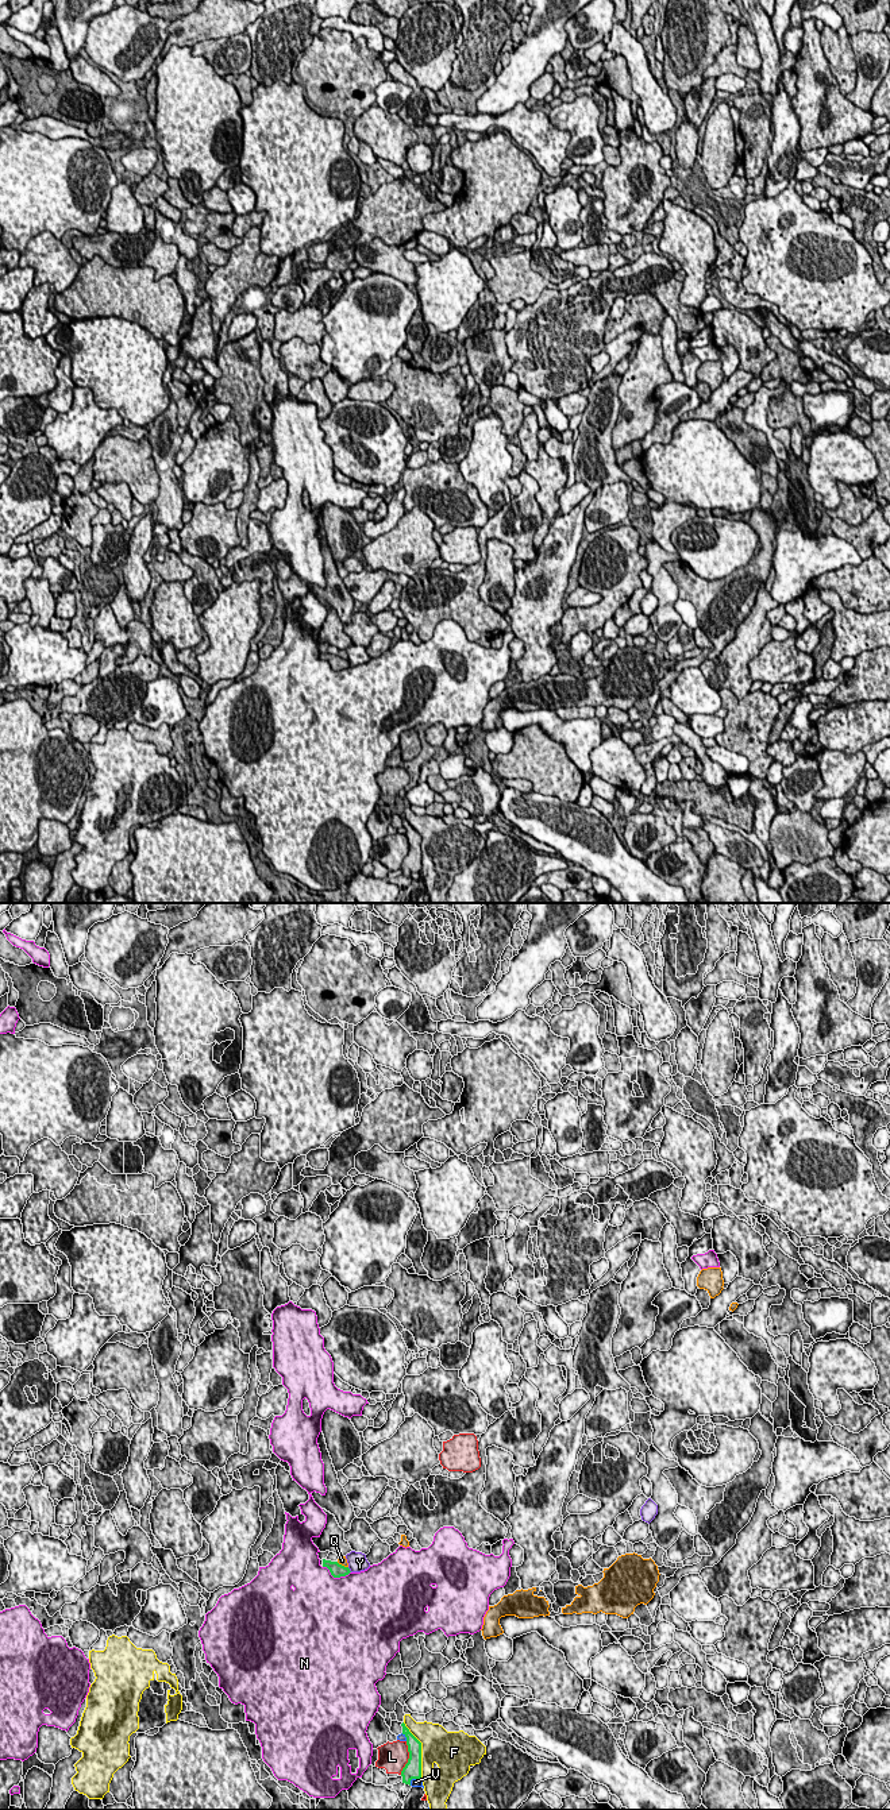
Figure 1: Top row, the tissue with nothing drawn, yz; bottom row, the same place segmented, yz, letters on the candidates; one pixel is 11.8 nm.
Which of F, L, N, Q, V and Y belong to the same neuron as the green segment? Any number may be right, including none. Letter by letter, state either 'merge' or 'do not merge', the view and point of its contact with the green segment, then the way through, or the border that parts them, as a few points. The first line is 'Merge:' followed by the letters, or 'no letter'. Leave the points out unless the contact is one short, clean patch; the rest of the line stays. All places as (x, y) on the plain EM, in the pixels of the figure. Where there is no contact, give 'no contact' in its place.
Merge: no letter
F: do not merge | yz (420, 844)
L: do not merge | yz (409, 851)
N: do not merge | yz (336, 670)
Q: do not merge | yz (341, 657)
V: do not merge | yz (413, 871)
Y: do not merge | yz (349, 663) | along yz (347, 660), (351, 664)

